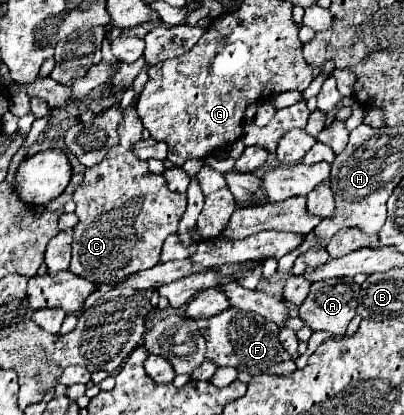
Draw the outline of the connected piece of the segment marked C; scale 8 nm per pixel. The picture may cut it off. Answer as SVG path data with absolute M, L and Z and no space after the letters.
M141 70L141 74L133 82L135 98L133 98L131 106L125 108L125 116L119 124L119 138L121 138L119 144L109 150L109 154L103 158L103 162L85 170L81 184L75 188L75 194L73 194L73 202L77 204L75 214L79 216L79 224L73 228L75 230L73 258L71 258L69 270L81 278L91 280L93 284L113 284L129 274L153 268L159 262L165 238L169 234L177 232L179 220L187 206L187 196L179 194L179 192L171 192L165 184L165 178L151 174L147 162L139 160L133 152L133 144L137 140L141 140L141 132L143 132L143 124L135 112L135 102L139 98L139 94L143 92L145 82L147 82L147 72Z

